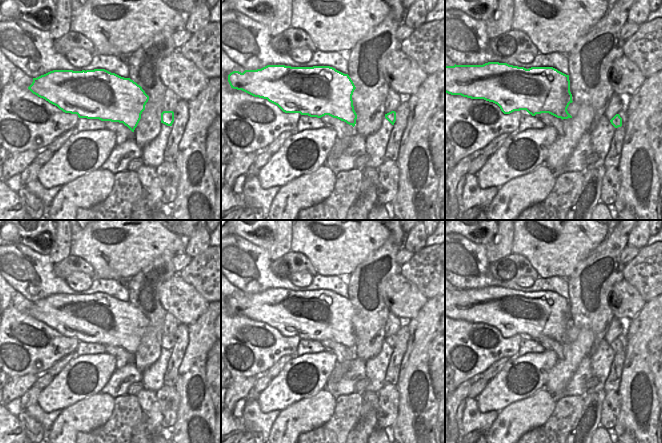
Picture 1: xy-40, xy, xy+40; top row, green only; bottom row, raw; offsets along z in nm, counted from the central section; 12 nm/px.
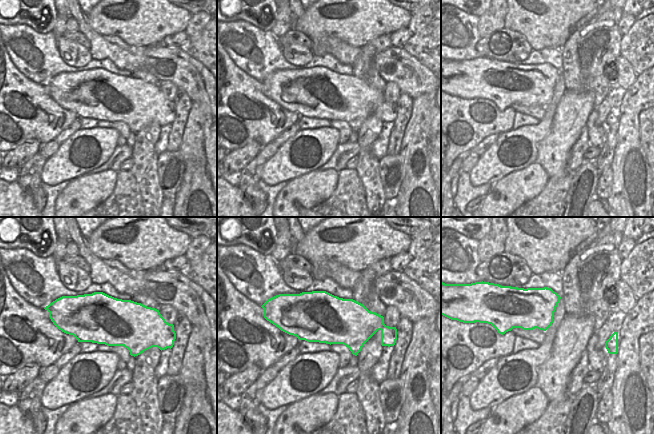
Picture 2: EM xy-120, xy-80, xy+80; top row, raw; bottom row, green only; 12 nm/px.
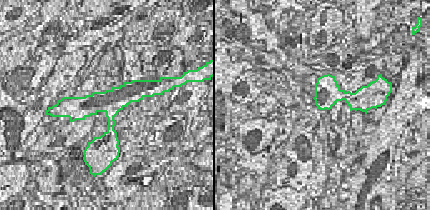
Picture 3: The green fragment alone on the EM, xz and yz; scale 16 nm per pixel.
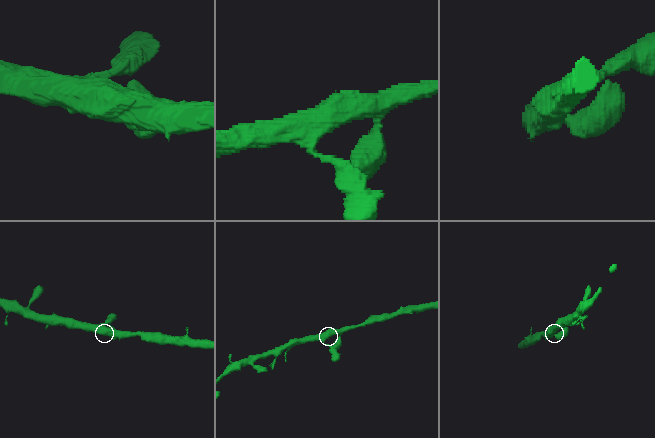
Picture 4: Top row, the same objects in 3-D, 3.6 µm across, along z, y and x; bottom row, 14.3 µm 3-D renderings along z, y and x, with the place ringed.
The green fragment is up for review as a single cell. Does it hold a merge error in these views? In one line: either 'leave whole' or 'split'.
leave whole

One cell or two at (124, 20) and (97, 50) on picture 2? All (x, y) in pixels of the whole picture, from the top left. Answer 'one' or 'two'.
two

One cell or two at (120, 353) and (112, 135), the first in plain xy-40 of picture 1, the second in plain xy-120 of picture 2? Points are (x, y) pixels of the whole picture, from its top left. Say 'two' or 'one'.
two

